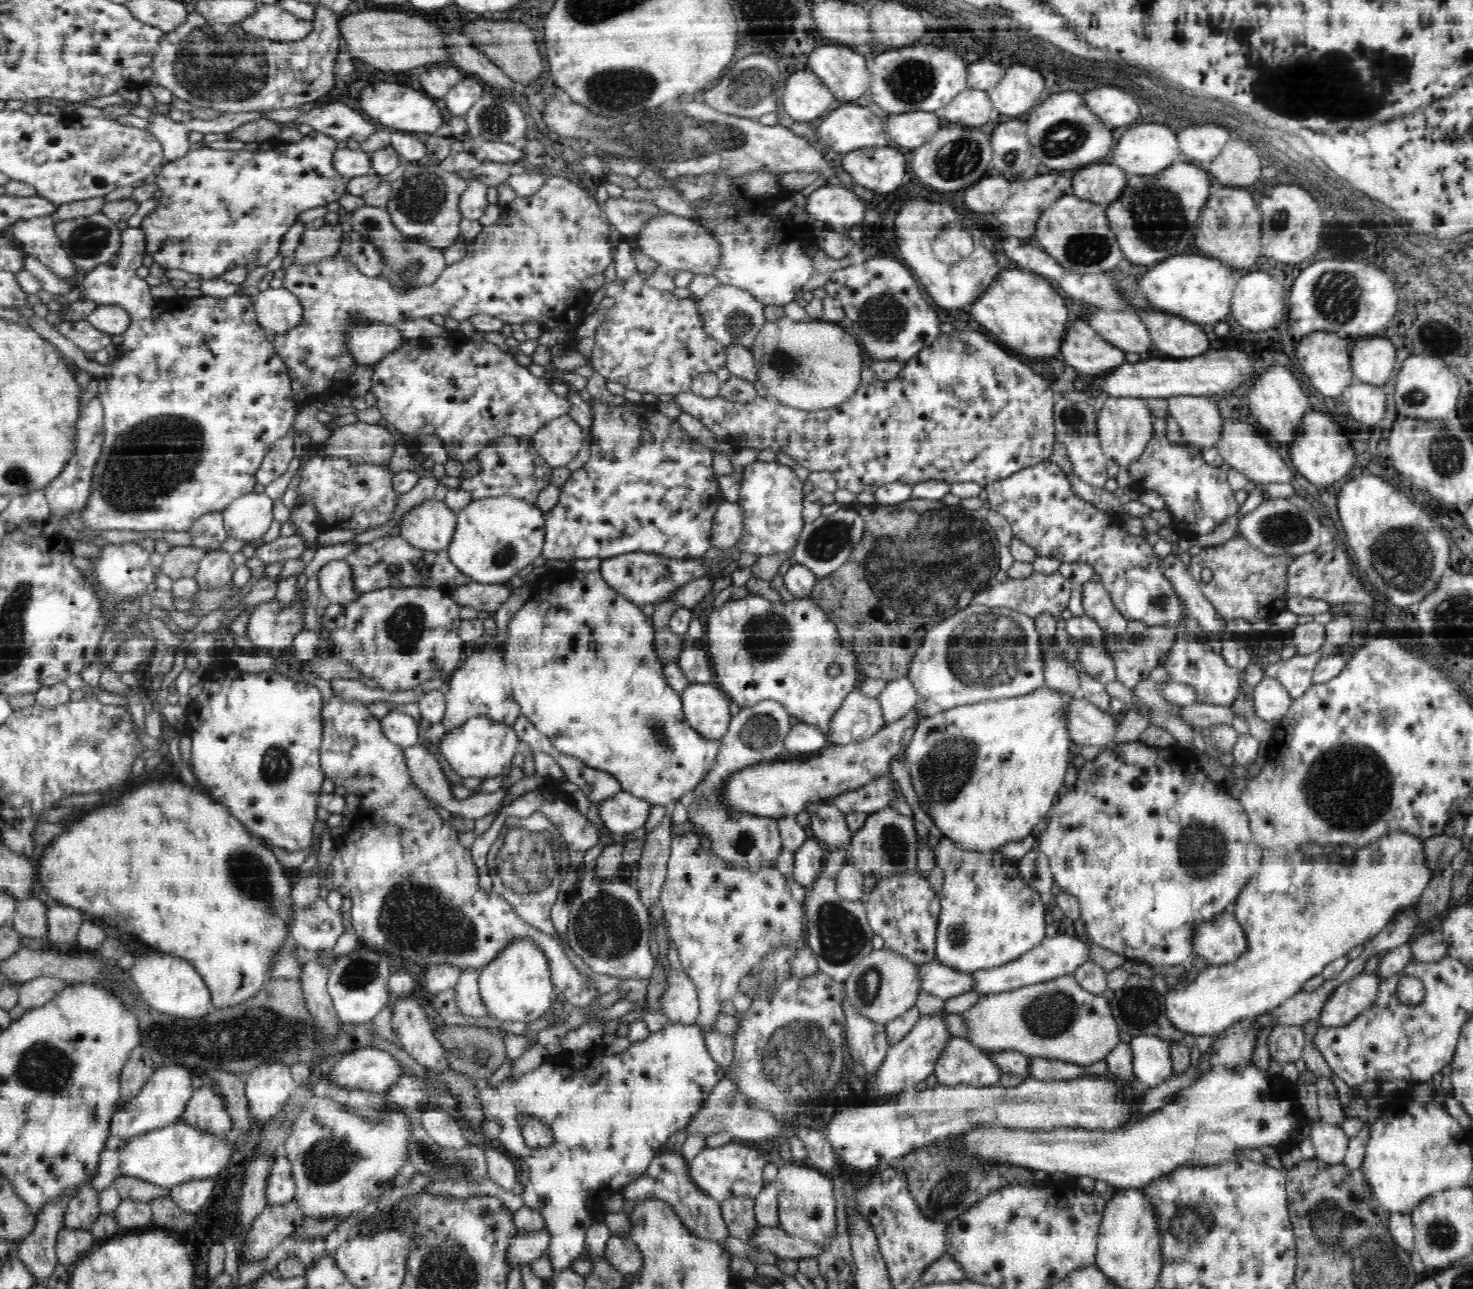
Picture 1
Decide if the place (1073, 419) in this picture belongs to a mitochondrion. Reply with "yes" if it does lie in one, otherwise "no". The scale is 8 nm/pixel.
yes

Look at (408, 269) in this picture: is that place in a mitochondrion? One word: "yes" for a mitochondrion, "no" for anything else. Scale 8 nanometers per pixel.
yes

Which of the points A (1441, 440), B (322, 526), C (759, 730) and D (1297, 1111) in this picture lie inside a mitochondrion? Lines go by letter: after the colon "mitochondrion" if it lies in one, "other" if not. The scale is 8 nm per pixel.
A: mitochondrion
B: other
C: mitochondrion
D: other

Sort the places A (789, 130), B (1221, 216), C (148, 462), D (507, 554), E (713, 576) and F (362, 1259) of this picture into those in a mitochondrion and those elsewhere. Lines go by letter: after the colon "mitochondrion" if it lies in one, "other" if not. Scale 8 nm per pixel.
A: other
B: mitochondrion
C: mitochondrion
D: mitochondrion
E: other
F: other

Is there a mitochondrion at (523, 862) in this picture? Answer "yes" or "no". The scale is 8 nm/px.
yes

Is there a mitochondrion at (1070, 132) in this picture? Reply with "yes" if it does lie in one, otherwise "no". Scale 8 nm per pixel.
yes

